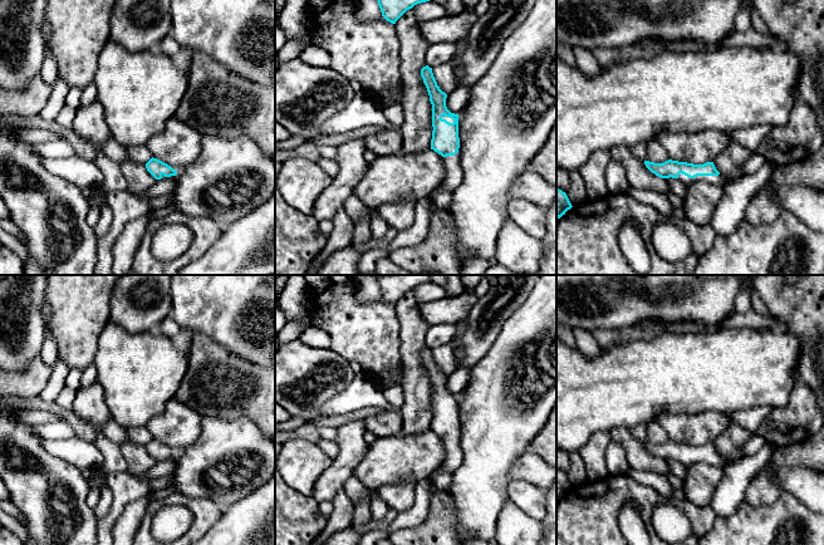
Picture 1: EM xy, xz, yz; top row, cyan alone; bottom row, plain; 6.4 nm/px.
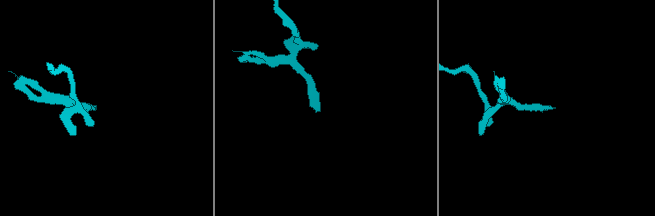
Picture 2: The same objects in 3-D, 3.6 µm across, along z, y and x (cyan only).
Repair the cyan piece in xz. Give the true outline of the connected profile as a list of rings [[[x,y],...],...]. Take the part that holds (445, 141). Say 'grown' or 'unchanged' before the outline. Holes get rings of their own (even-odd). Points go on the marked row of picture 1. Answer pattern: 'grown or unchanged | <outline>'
grown | [[[428,65],[421,69],[421,77],[427,88],[432,104],[432,139],[431,149],[443,157],[446,173],[440,188],[452,192],[462,180],[460,167],[458,114],[446,107],[447,94],[440,89]]]

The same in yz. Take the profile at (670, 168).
grown | [[[668,159],[663,163],[644,161],[646,167],[661,178],[678,178],[681,182],[690,185],[692,182],[708,182],[717,186],[725,186],[730,181],[721,175],[713,162],[693,165]]]

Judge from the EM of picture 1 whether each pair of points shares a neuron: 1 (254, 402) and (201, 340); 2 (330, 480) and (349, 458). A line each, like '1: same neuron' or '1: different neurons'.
1: same neuron
2: same neuron

